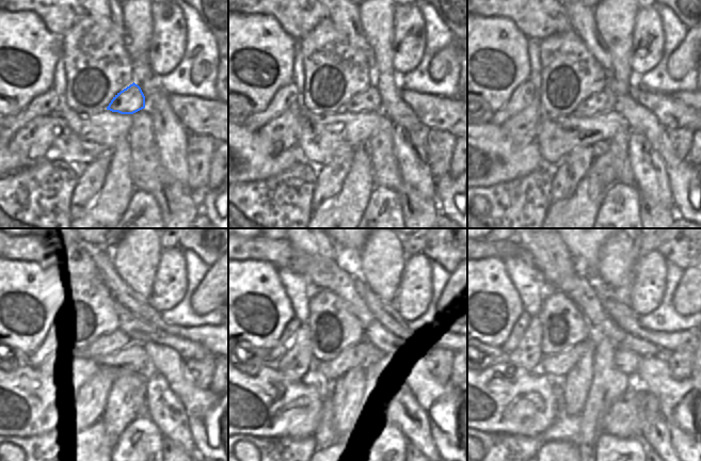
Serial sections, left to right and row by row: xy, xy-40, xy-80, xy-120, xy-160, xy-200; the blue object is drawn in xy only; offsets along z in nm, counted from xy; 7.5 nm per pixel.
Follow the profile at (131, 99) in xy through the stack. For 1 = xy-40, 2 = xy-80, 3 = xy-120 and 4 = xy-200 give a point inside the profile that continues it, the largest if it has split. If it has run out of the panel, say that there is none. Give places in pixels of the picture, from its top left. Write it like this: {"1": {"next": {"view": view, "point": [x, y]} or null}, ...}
{"1": {"next": {"view": "xy-40", "point": [368, 100]}}, "2": {"next": {"view": "xy-80", "point": [606, 99]}}, "3": {"next": {"view": "xy-120", "point": [117, 340]}}, "4": {"next": {"view": "xy-200", "point": [559, 365]}}}

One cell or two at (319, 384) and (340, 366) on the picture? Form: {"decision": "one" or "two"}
{"decision": "two"}

